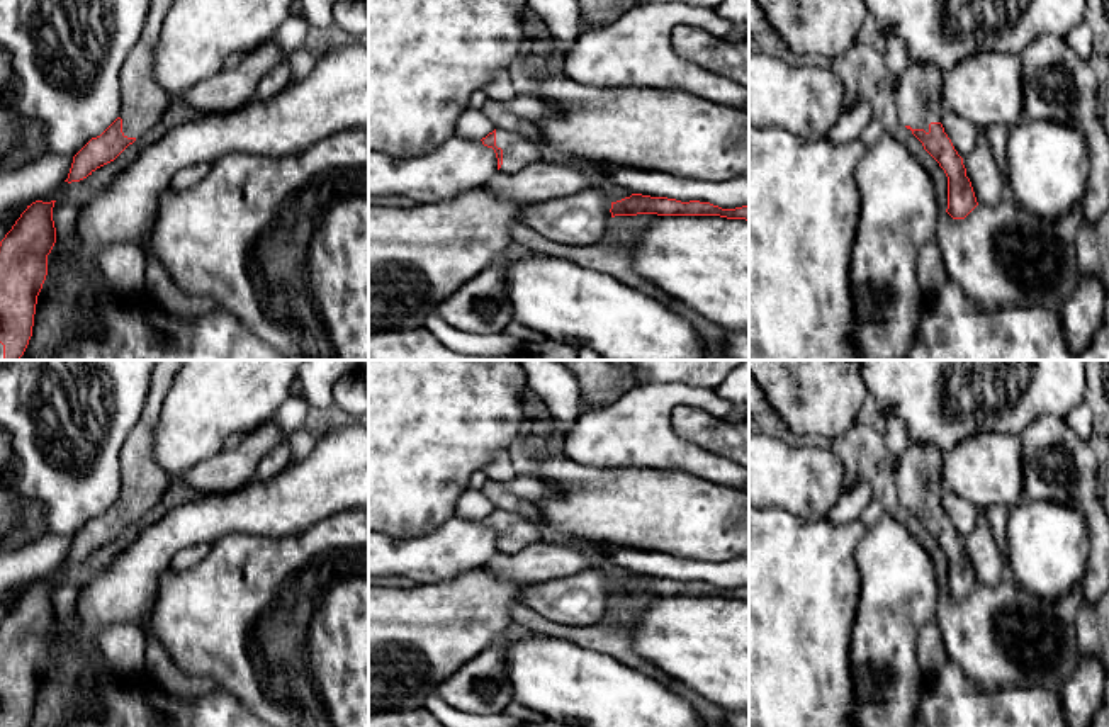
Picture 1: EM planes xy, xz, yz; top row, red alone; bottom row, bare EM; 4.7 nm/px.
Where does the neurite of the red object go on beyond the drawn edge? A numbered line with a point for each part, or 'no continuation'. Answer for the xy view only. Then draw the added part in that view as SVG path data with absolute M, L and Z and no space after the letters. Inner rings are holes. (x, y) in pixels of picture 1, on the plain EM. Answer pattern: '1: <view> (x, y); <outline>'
1: xy (143, 481); M155 360L149 392L138 425L124 440L119 454L122 513L143 518L166 491L172 476L153 455L155 428L163 399L185 360Z

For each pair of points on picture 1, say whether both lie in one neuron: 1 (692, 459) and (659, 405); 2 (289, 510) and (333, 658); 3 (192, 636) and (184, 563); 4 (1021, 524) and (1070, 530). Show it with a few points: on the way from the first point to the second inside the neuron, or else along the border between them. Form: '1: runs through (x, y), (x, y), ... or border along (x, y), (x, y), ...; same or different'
1: runs through (678, 449), (659, 430), (659, 418); same
2: border along (330, 515), (296, 534), (255, 535); different
3: border along (211, 544), (209, 551), (187, 569), (170, 569); different
4: runs through (1033, 527), (1036, 530), (1058, 530); same

